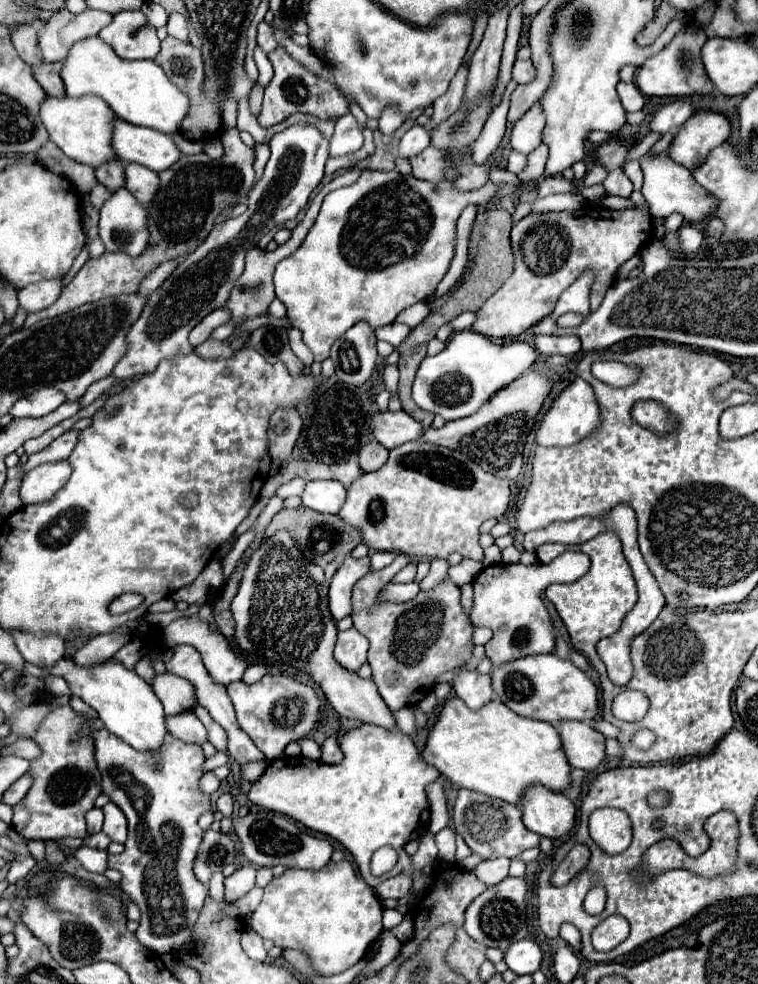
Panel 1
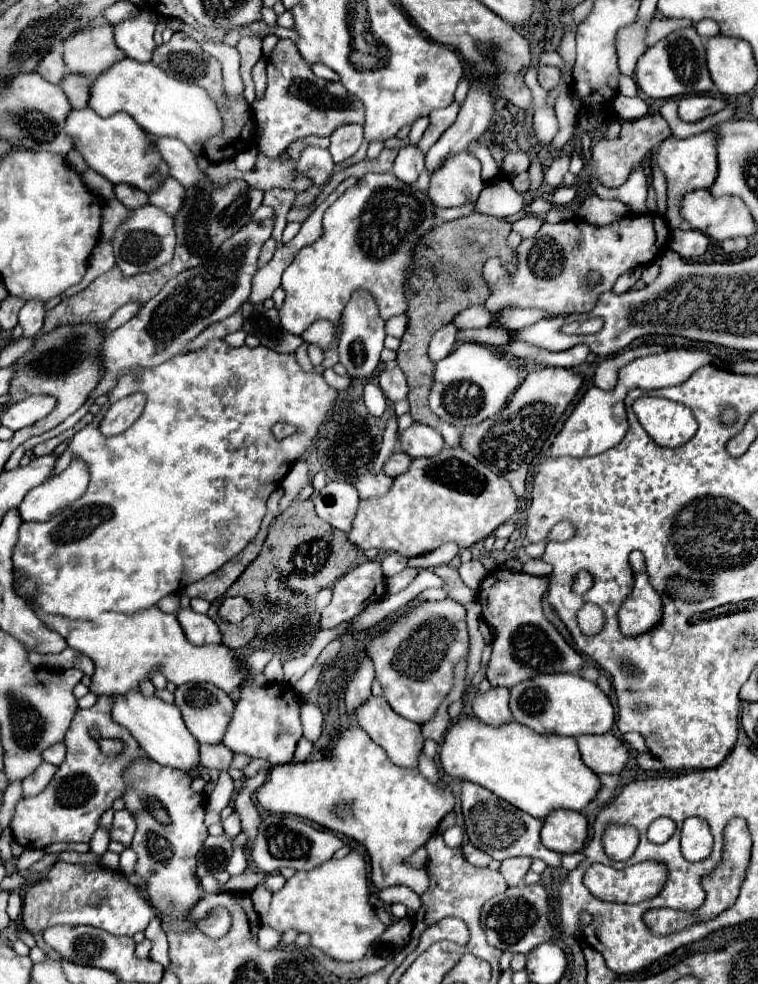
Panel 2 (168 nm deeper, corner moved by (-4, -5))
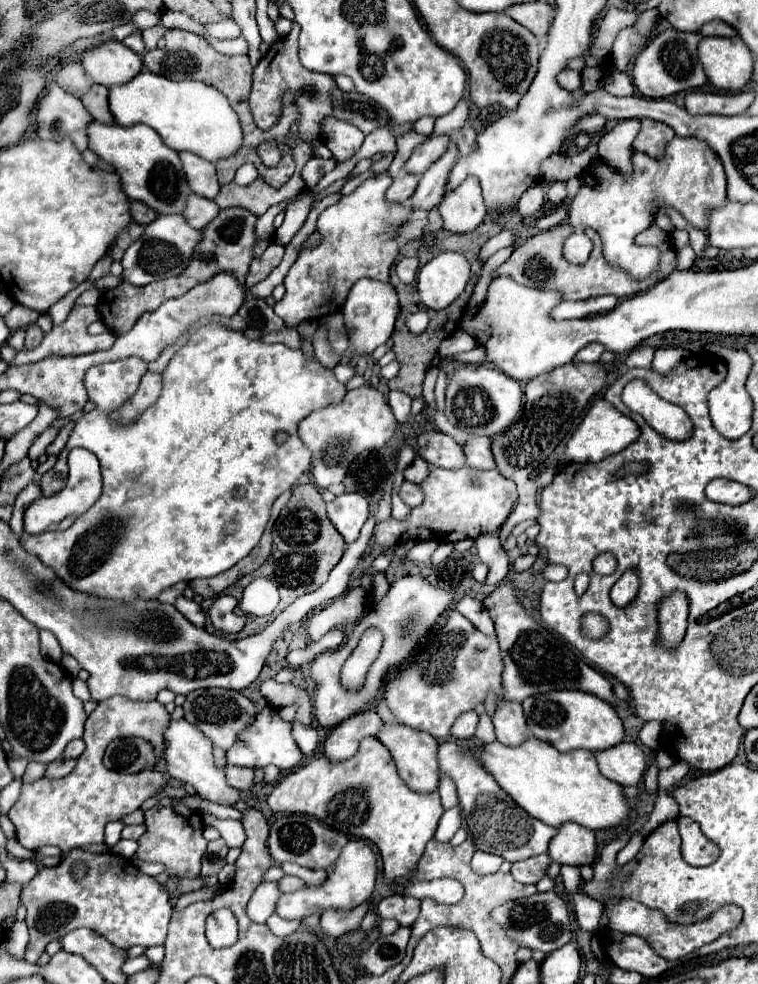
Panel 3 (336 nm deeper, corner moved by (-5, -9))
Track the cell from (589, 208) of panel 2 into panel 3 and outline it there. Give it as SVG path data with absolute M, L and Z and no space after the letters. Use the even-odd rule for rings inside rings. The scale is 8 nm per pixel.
M674 136L662 160L652 160L642 152L632 152L630 162L630 174L612 168L602 158L594 158L582 170L582 186L568 208L568 224L572 226L572 234L564 242L564 258L572 264L584 264L588 260L590 242L580 242L580 232L590 226L604 242L604 258L632 278L642 280L658 268L660 252L654 246L636 246L634 236L646 230L646 226L652 226L656 214L664 206L674 208L690 224L706 230L708 212L728 202L726 174L718 154L698 138Z

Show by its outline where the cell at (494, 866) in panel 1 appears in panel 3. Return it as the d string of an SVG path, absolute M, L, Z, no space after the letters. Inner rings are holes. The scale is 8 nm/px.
M540 854L540 856L534 856L534 858L526 858L526 860L514 862L510 874L518 882L522 882L522 884L536 884L538 880L542 880L546 876L546 870L548 870L550 862L552 860L550 860L548 854Z

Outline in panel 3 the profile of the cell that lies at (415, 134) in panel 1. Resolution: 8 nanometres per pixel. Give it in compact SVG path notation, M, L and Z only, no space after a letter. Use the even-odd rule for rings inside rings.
M400 172L400 174L394 178L392 186L388 188L386 200L388 200L388 202L396 202L396 204L406 202L406 200L414 194L414 190L416 190L416 186L418 186L418 180L420 180L420 178L414 176L414 174Z

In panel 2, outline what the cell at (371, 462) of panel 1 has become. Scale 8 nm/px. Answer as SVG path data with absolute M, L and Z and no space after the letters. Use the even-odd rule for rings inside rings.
M393 452L393 454L389 456L389 460L385 462L385 466L383 466L383 472L385 472L387 476L395 478L397 474L403 474L403 472L409 468L409 464L411 464L411 458L409 458L407 454L403 454L403 452Z

